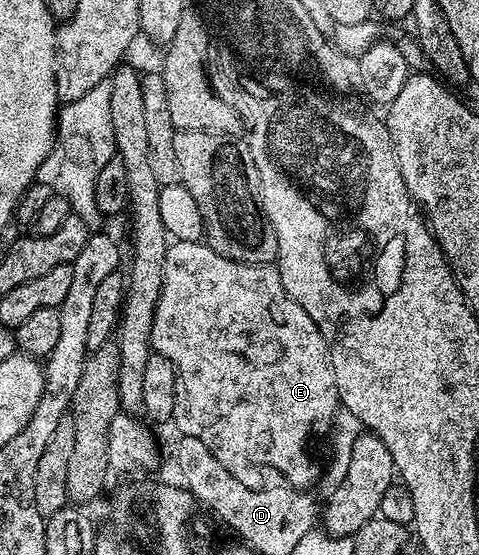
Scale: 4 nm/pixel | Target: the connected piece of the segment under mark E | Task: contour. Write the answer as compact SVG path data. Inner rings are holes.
M202 241L196 243L171 242L166 248L162 292L156 305L150 345L157 354L168 357L168 361L172 361L172 365L176 369L176 405L172 423L173 426L179 427L177 430L181 434L197 437L199 441L204 441L204 445L208 445L212 457L216 457L216 461L220 461L220 465L224 465L224 469L237 472L238 467L244 466L245 463L250 467L271 467L276 474L283 475L286 478L283 480L295 489L306 489L311 486L309 483L314 479L314 463L310 460L309 453L306 452L306 446L310 443L310 434L321 423L330 425L340 410L338 390L330 368L326 339L320 333L320 329L316 329L312 317L308 317L308 313L304 313L304 309L300 305L296 305L296 301L292 301L292 297L288 297L288 293L280 281L277 266L268 263L241 263L216 253Z

